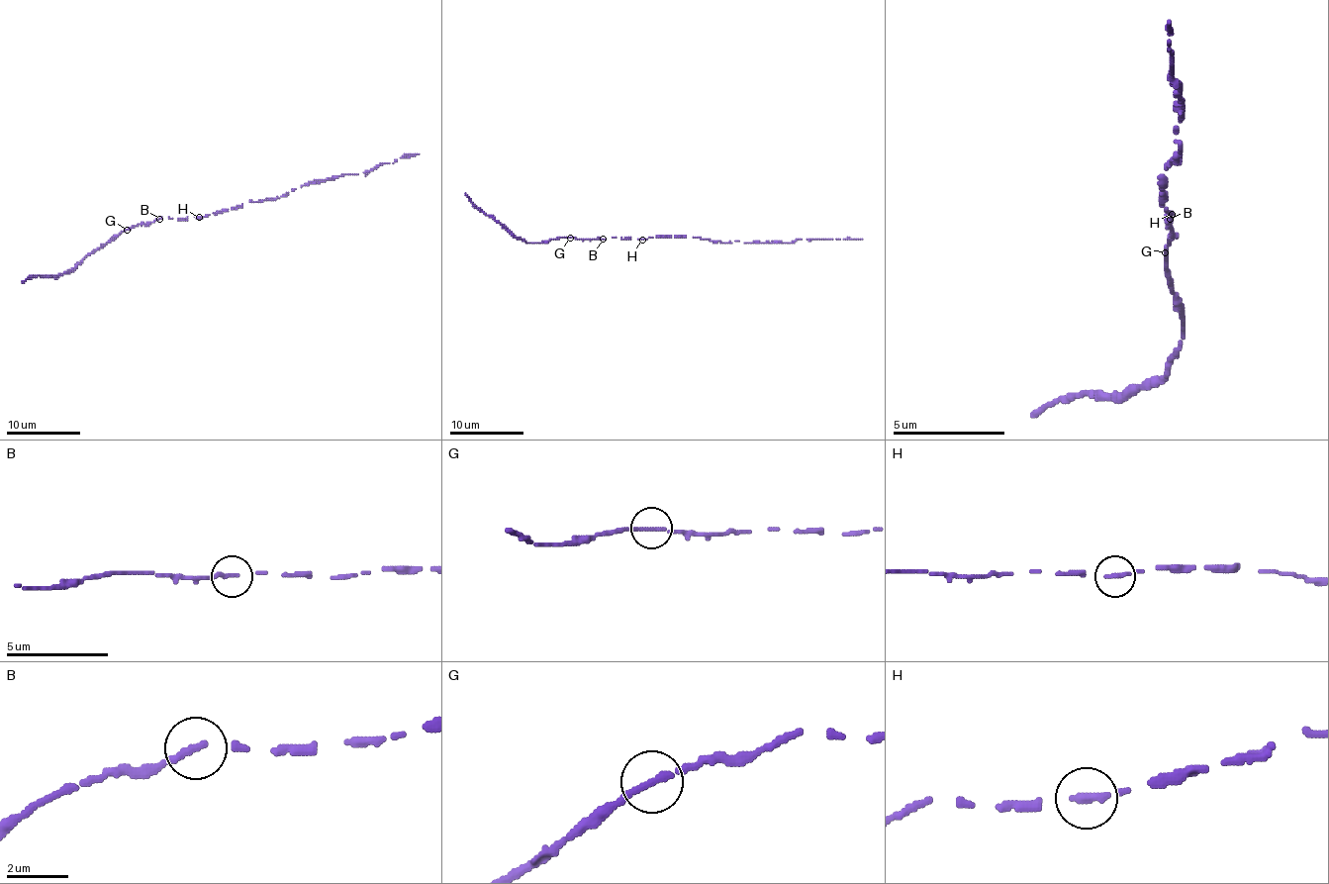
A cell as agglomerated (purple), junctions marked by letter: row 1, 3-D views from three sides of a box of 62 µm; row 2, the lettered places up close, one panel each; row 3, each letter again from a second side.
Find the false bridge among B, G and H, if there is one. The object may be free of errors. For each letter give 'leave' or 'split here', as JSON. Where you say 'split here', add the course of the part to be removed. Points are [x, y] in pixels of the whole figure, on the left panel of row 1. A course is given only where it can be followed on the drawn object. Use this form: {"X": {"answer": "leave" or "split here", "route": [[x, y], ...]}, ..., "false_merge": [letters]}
{"B": {"answer": "leave"}, "G": {"answer": "leave"}, "H": {"answer": "leave"}, "false_merge": []}

